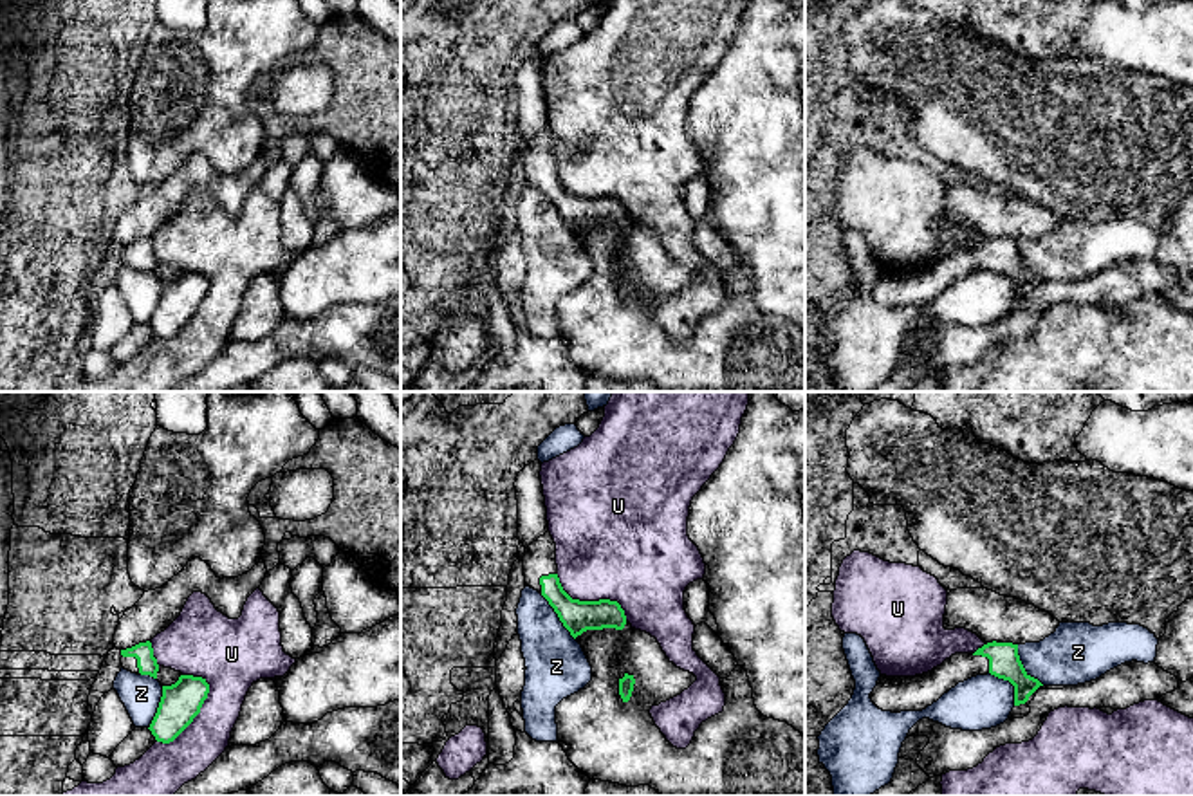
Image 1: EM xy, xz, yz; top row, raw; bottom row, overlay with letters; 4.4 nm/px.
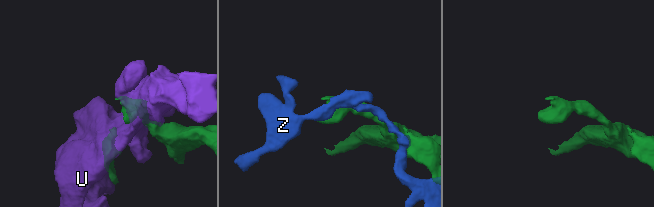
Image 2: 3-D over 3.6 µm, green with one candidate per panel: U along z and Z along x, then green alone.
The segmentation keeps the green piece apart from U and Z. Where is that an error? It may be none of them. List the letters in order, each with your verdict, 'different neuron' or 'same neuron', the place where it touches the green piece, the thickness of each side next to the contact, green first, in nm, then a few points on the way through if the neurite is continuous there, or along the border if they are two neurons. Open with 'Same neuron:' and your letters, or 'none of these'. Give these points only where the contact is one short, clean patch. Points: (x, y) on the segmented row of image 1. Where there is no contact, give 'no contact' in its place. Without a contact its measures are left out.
Same neuron: none of these
U: different neuron; meets green in xy at (195, 715); 180 nm thick on the green side, 220 nm on the other
Z: different neuron; meets green in yz at (1022, 666); 140 nm thick on the green side, 280 nm on the other

